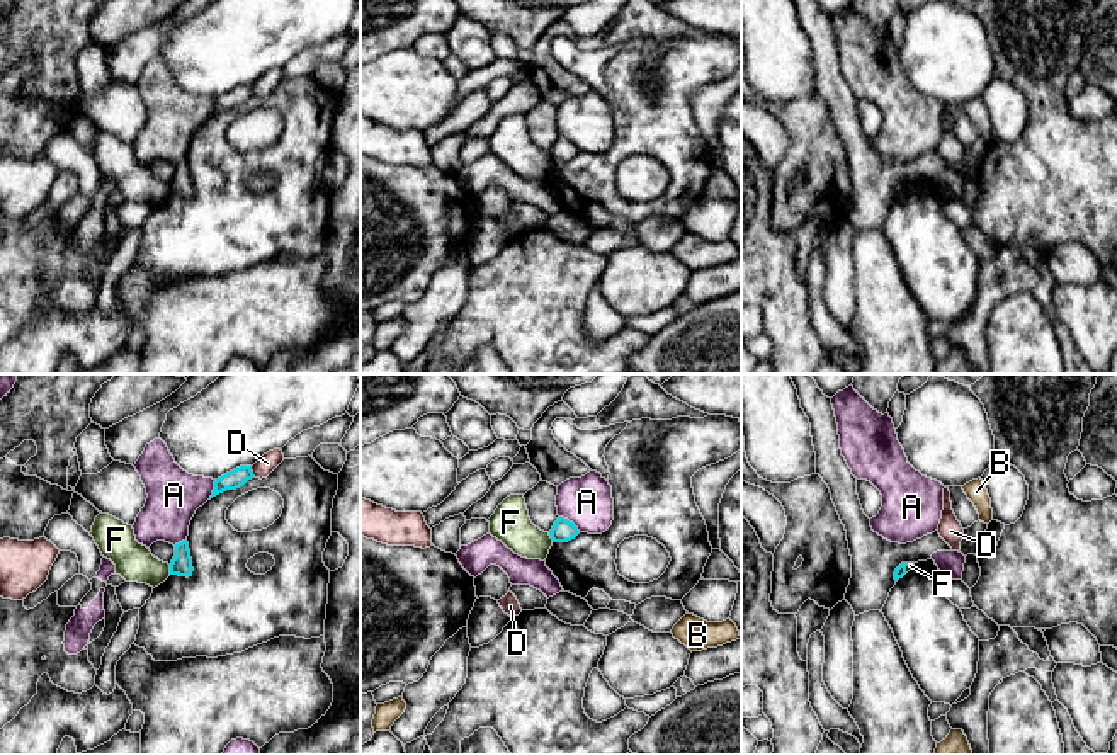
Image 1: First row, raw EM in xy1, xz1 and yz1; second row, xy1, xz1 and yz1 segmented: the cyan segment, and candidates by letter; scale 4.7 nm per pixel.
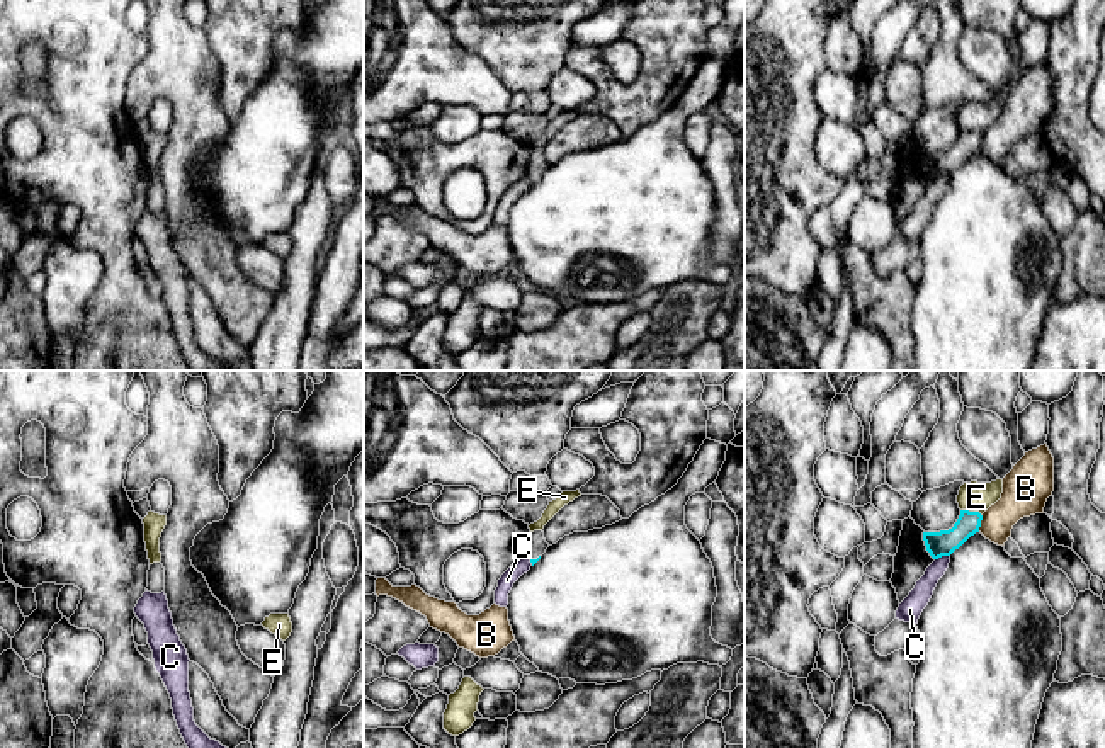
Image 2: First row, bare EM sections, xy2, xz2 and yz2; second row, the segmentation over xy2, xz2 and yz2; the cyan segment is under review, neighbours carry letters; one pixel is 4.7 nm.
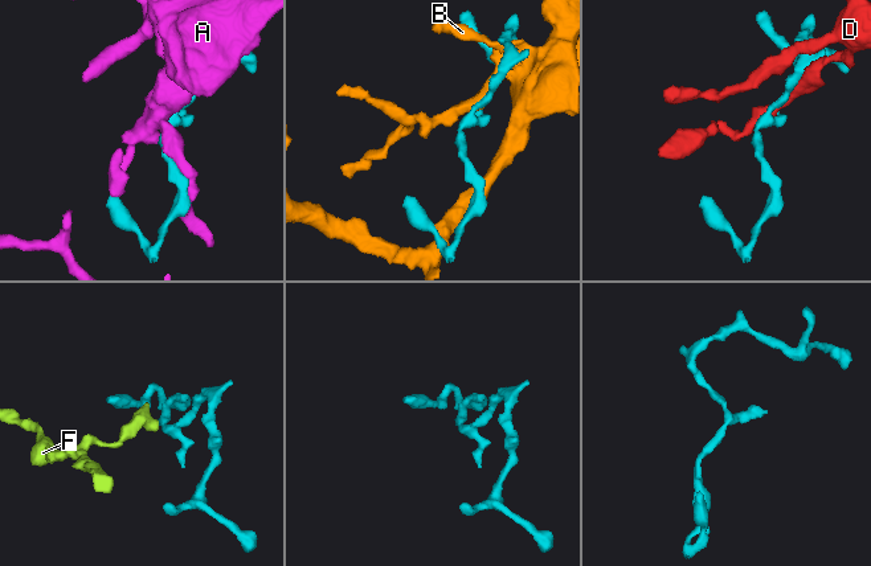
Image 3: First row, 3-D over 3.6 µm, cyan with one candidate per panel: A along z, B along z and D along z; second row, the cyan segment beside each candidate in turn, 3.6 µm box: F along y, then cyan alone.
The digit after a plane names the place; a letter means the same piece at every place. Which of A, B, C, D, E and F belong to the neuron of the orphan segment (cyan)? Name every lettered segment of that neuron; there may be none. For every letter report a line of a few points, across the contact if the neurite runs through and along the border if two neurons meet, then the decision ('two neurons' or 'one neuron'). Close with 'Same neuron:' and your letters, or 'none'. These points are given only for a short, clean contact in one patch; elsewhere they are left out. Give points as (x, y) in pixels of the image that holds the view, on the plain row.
A: two neurons
B: two neurons
C: line yz2 (949, 174), (935, 179); two neurons
D: two neurons
E: two neurons
F: line xy1 (169, 184), (170, 193); two neurons
Same neuron: none

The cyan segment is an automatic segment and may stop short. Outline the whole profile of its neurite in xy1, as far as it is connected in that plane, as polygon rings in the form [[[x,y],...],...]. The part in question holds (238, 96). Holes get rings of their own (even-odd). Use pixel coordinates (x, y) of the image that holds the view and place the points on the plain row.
[[[240,85],[233,90],[230,90],[214,100],[214,109],[213,109],[211,117],[226,109],[236,109],[252,97],[253,97],[252,85]]]

